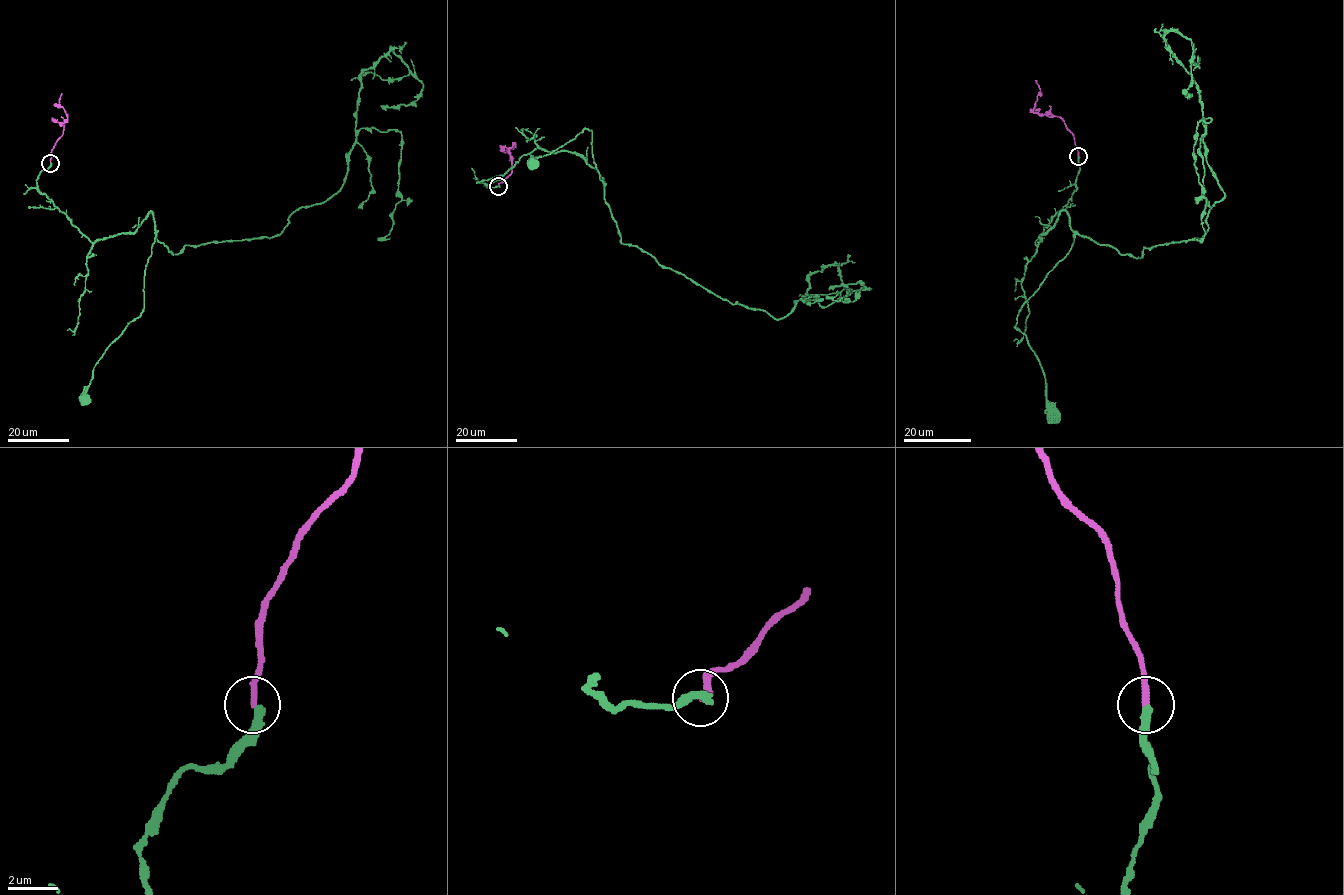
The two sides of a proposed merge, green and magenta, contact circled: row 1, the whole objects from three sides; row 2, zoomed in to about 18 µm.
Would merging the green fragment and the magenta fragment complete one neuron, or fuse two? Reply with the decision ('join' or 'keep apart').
keep apart

